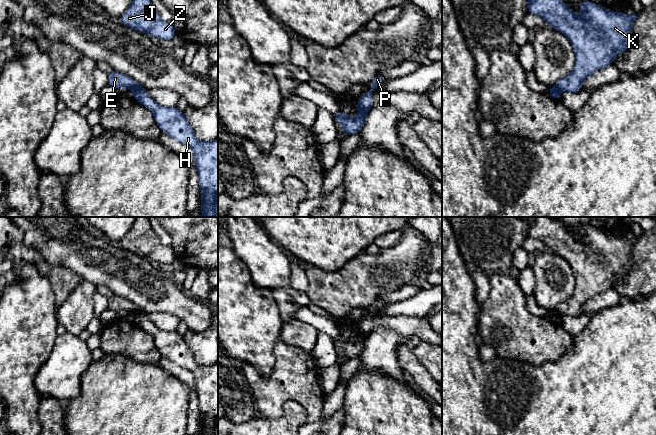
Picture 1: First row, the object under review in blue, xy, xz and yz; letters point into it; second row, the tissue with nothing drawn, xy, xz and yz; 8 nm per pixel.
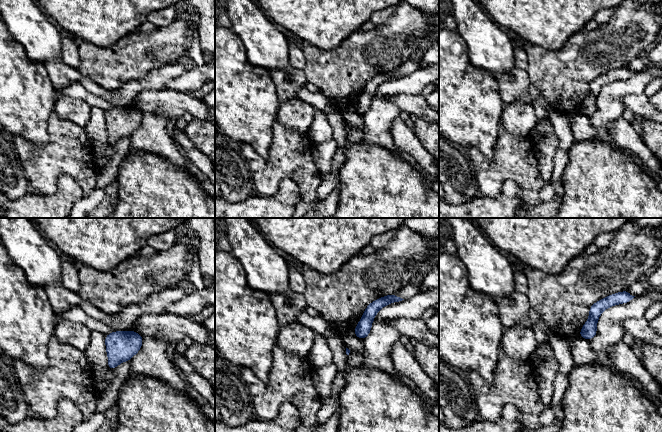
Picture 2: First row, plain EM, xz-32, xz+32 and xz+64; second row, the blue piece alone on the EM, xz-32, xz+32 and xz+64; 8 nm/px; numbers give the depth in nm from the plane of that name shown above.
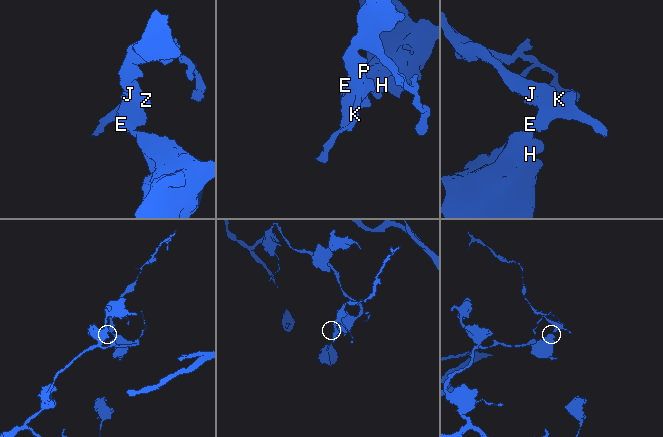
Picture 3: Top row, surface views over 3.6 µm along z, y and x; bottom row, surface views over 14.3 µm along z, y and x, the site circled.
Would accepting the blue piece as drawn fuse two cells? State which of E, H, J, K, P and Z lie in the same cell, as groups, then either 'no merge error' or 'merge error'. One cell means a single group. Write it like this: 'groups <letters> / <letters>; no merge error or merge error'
groups E J K Z / H P; merge error

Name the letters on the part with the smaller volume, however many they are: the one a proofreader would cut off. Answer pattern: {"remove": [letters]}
{"remove": ["E", "J", "K", "Z"]}

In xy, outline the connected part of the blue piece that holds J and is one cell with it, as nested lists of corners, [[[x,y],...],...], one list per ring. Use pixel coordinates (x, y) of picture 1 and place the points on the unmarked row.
[[[136,217],[130,231],[119,241],[120,246],[142,257],[150,257],[159,264],[172,264],[175,259],[175,253],[172,246],[164,246],[151,227],[150,217]]]

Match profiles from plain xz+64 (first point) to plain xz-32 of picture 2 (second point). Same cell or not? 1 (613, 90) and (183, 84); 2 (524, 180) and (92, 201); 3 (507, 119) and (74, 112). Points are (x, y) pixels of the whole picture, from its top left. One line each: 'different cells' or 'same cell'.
1: same cell
2: different cells
3: same cell

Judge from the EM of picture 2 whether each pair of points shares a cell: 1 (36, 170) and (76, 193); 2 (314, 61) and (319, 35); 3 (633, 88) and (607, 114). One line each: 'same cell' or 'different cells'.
1: different cells
2: different cells
3: same cell

